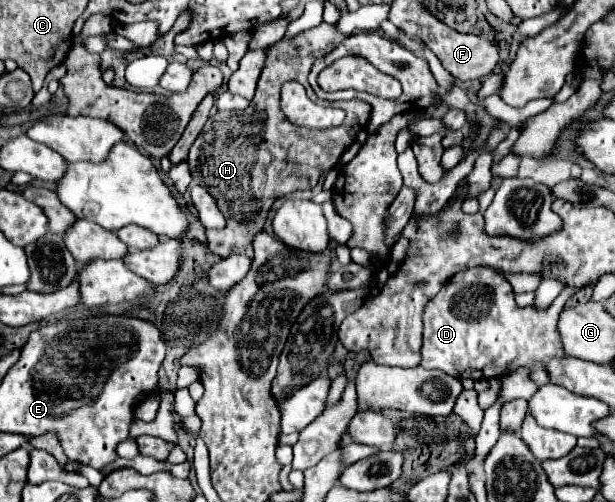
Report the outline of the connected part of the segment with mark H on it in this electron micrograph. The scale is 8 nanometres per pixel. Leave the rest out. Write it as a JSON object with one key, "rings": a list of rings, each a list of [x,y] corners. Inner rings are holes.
{"rings":[[[322,22],[316,28],[304,30],[294,38],[282,38],[268,46],[266,62],[258,78],[256,96],[250,106],[242,112],[216,112],[204,124],[200,136],[190,148],[188,166],[194,184],[202,184],[216,200],[220,212],[226,216],[226,226],[222,230],[206,230],[206,240],[210,252],[220,258],[230,252],[242,252],[252,258],[252,240],[264,228],[264,220],[274,202],[296,190],[312,190],[318,184],[322,172],[328,172],[338,162],[338,156],[350,142],[354,142],[356,132],[362,130],[370,118],[370,106],[366,102],[332,102],[326,106],[338,106],[346,112],[342,126],[334,130],[310,130],[298,128],[286,122],[286,116],[278,110],[280,86],[284,80],[300,82],[310,98],[316,98],[306,76],[316,56],[322,58],[338,42],[346,38],[338,34],[334,26]],[[252,164],[254,164],[254,192],[252,192]]]}

